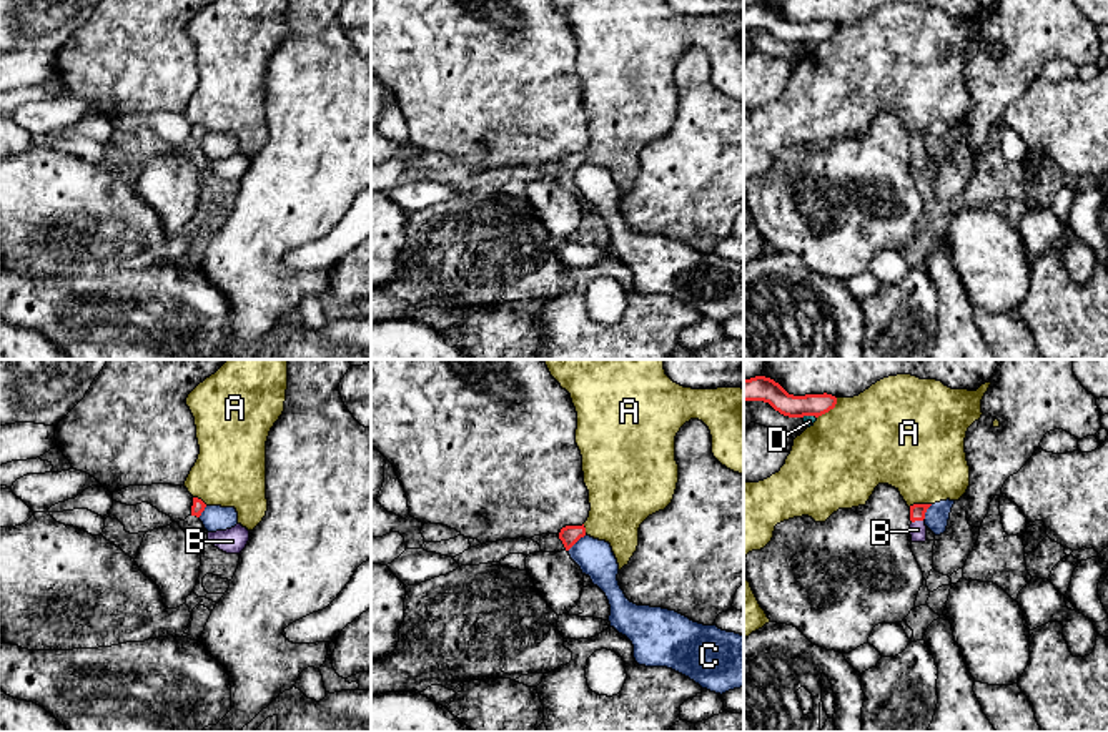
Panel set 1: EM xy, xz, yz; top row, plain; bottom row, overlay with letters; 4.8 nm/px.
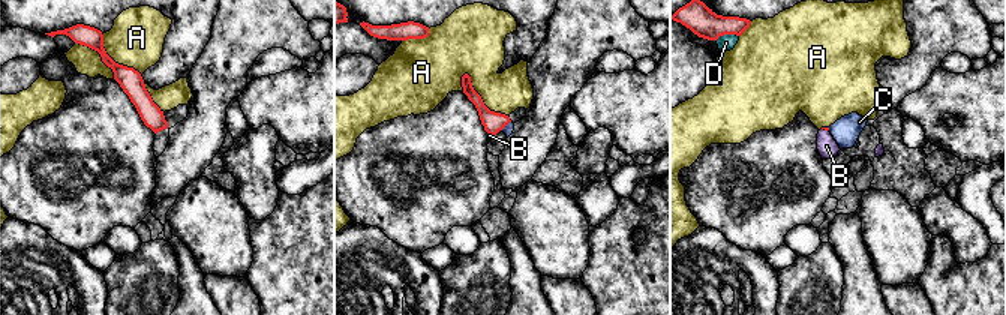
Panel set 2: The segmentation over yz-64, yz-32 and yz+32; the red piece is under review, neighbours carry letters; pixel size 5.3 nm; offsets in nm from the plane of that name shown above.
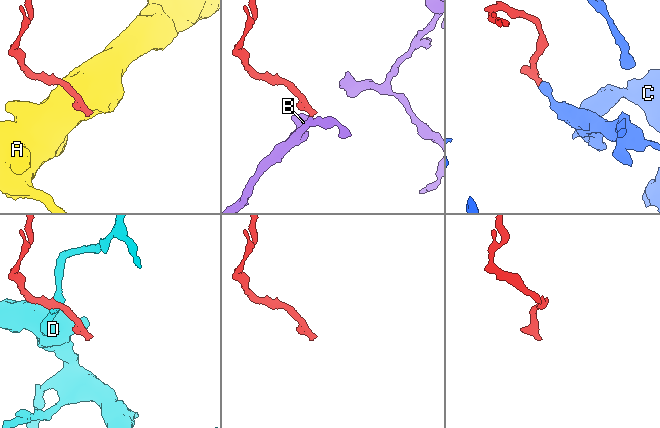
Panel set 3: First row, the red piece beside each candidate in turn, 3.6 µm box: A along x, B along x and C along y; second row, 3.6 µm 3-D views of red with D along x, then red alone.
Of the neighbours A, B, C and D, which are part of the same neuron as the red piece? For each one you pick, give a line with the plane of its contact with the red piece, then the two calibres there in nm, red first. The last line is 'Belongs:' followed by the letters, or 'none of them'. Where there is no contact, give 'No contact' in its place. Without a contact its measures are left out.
B: Touches red in yz. Thickness 80 nm (red) against 80 nm
Belongs: B

